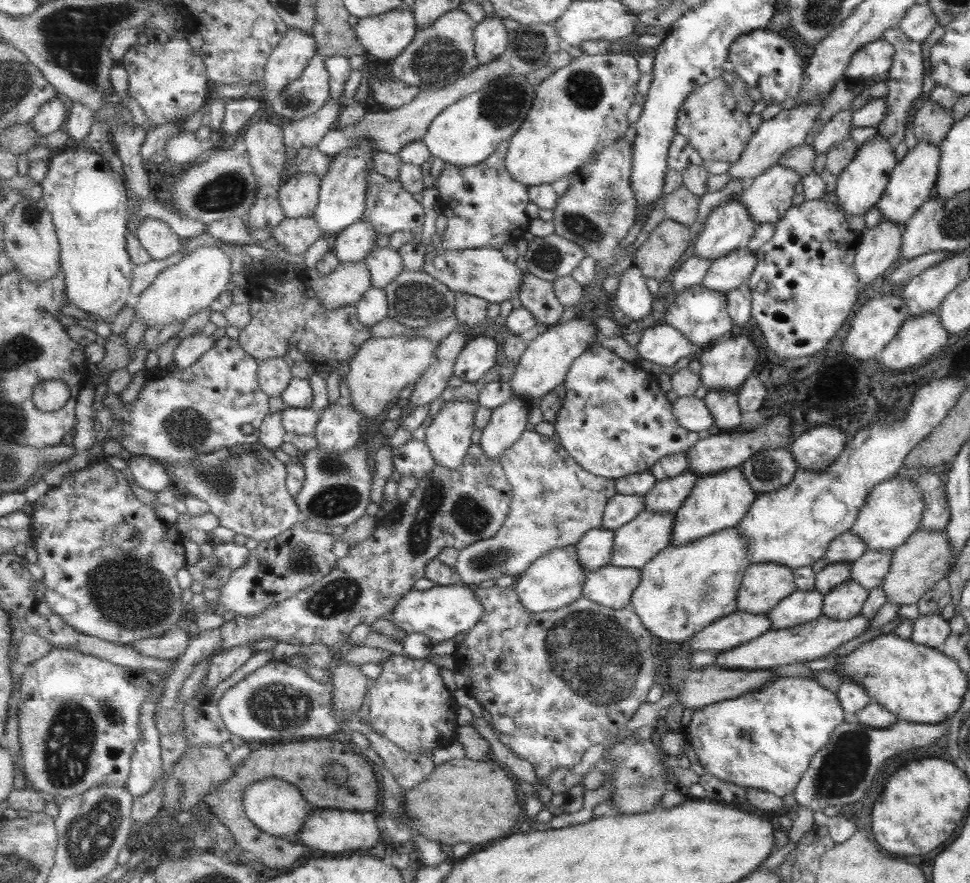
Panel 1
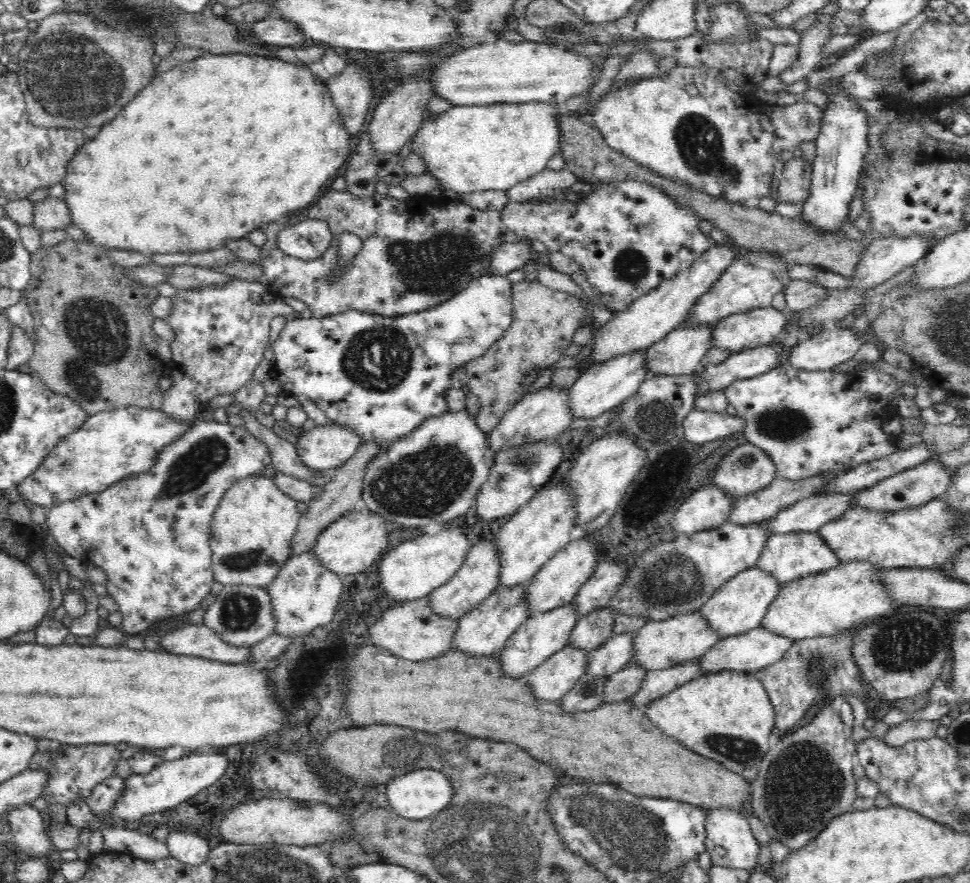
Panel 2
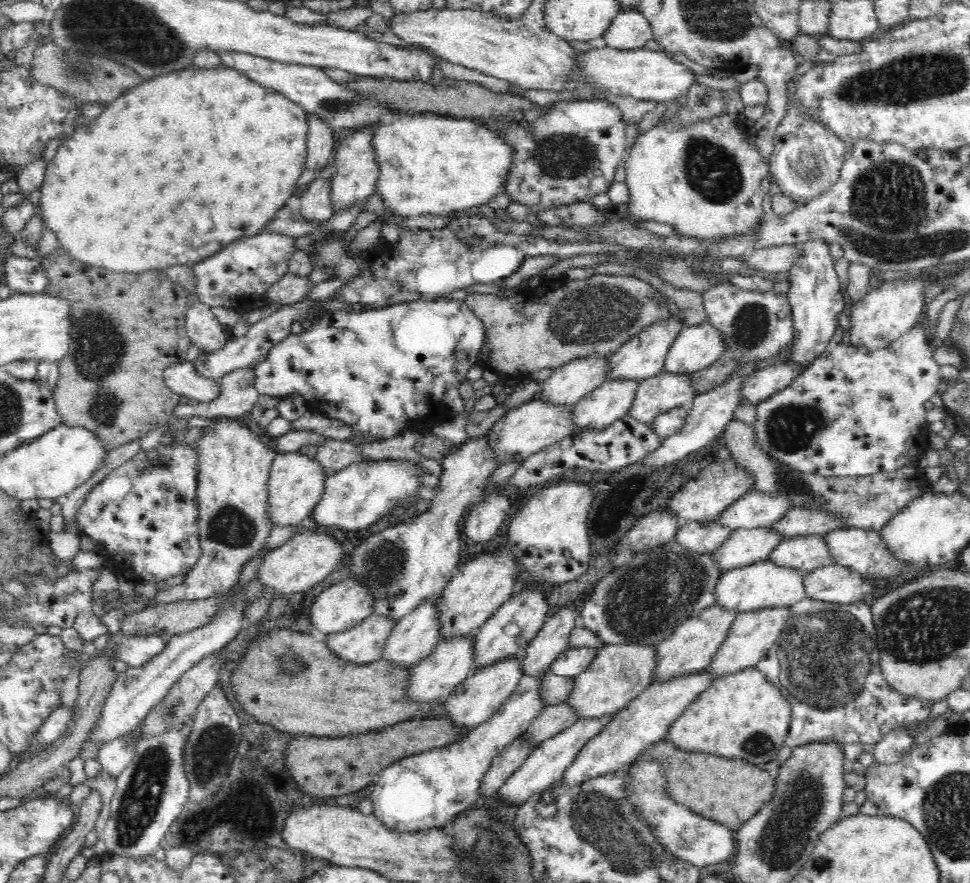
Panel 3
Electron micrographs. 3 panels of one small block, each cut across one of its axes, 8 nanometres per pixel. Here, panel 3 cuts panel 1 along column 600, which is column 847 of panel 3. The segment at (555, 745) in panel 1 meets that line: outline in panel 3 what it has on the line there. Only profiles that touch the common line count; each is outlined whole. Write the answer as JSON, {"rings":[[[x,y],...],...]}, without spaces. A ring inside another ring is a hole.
{"rings":[[[805,598],[804,600],[794,604],[794,606],[789,607],[789,615],[783,624],[779,639],[775,646],[773,646],[767,652],[767,655],[757,664],[758,669],[764,673],[766,679],[768,679],[770,683],[774,684],[774,686],[780,690],[780,693],[786,697],[792,705],[790,732],[788,732],[788,736],[785,740],[786,746],[794,749],[798,746],[805,746],[806,744],[814,742],[827,742],[828,744],[835,744],[840,748],[844,748],[846,744],[856,744],[859,742],[867,748],[871,748],[879,740],[882,740],[882,737],[885,734],[892,732],[894,728],[898,728],[898,726],[911,726],[911,728],[917,728],[923,721],[929,718],[930,708],[934,702],[926,699],[908,697],[902,695],[896,690],[893,690],[882,674],[882,669],[880,668],[880,651],[876,649],[876,625],[874,625],[874,615],[870,608],[870,599],[857,600],[852,604],[836,604]]]}

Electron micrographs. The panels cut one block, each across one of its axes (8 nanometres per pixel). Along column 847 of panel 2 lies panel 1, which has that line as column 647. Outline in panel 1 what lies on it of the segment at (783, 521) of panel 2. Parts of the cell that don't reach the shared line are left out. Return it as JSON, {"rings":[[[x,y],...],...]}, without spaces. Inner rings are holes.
{"rings":[[[690,470],[677,477],[658,480],[653,490],[645,495],[646,510],[651,512],[676,512],[690,498],[697,477]]]}

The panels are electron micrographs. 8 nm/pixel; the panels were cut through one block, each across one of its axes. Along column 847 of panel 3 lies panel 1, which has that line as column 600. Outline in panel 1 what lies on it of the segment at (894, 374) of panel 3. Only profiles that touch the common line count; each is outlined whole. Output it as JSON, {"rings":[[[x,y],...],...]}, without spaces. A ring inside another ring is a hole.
{"rings":[[[601,342],[585,351],[573,363],[564,382],[566,400],[554,425],[559,442],[571,453],[582,467],[605,479],[621,479],[630,475],[650,472],[652,467],[665,456],[687,452],[702,435],[692,432],[676,419],[671,400],[659,386],[659,378],[647,370],[642,362],[628,362],[601,346]]]}

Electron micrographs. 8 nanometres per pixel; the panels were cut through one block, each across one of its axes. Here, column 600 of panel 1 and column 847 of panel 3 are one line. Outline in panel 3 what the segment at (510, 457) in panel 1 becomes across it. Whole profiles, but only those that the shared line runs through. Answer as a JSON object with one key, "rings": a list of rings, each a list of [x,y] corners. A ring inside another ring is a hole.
{"rings":[[[733,419],[725,427],[723,435],[736,467],[752,477],[752,490],[785,498],[792,508],[831,514],[839,518],[844,527],[878,533],[908,503],[924,495],[926,490],[923,485],[931,485],[917,464],[903,466],[895,472],[876,472],[868,476],[820,476],[793,470],[762,449],[753,425],[747,425],[738,419]]]}

